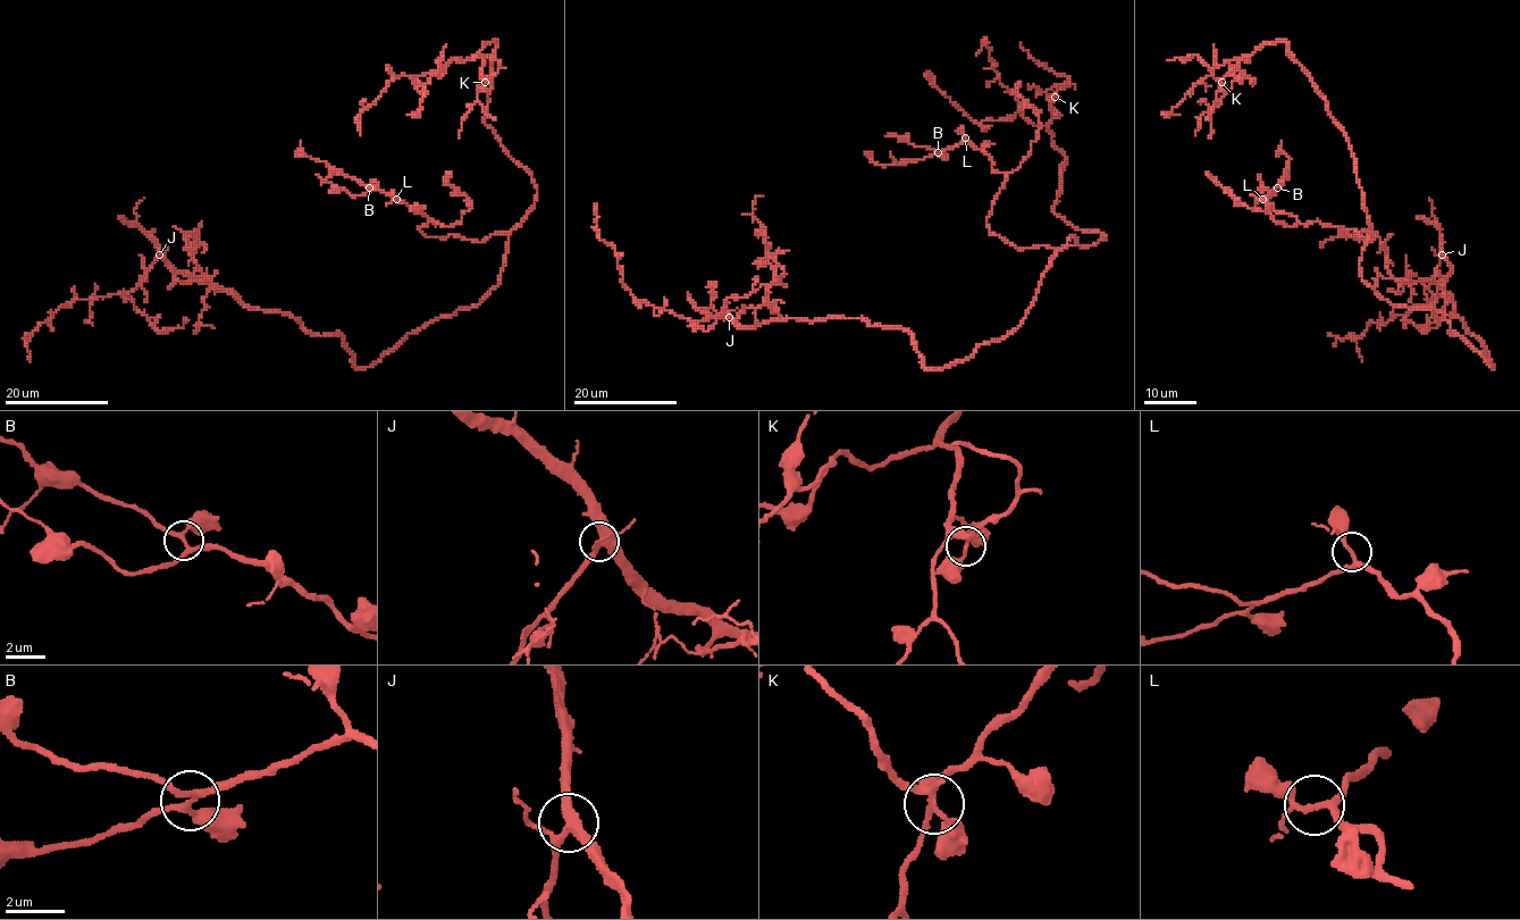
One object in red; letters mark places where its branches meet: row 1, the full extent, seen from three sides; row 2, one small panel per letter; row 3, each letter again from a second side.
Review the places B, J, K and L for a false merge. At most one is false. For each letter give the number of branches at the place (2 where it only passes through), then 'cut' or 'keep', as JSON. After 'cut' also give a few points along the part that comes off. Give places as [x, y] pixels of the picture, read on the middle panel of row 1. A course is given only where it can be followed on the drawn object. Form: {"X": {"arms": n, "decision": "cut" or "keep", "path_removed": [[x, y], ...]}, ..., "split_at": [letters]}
{"B": {"arms": 4, "decision": "keep"}, "J": {"arms": 4, "decision": "keep"}, "K": {"arms": 4, "decision": "keep"}, "L": {"arms": 4, "decision": "keep"}, "split_at": []}

